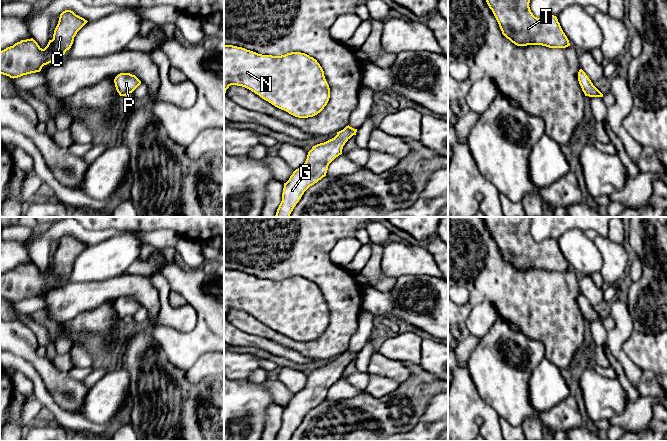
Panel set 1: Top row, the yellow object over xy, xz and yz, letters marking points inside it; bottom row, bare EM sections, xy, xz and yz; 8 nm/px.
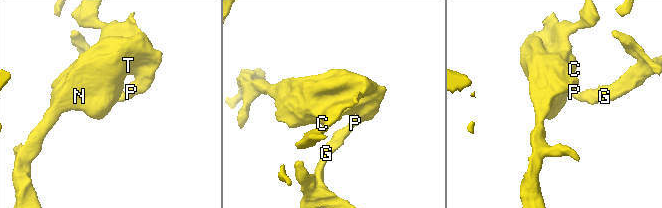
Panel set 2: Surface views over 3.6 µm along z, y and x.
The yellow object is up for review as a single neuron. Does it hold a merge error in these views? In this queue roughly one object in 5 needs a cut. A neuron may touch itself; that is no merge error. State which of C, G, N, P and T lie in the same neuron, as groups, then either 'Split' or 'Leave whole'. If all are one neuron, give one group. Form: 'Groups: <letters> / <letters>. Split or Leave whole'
Groups: C G N P T. Leave whole

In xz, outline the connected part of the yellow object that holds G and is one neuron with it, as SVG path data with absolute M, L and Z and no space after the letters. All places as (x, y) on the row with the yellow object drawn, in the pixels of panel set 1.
M348 125L334 138L312 147L305 163L284 183L282 201L275 217L290 217L304 192L326 176L329 164L342 154L343 146L356 132L357 129Z

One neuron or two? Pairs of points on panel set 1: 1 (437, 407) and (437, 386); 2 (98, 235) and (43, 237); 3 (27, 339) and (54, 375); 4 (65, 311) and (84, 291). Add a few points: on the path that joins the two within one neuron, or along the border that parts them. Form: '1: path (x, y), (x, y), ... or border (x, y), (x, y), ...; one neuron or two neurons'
1: border (437, 393), (429, 401), (423, 413); two neurons
2: path (84, 235), (75, 229), (57, 229); one neuron
3: path (27, 349), (44, 368); one neuron
4: path (69, 306), (79, 296); one neuron

